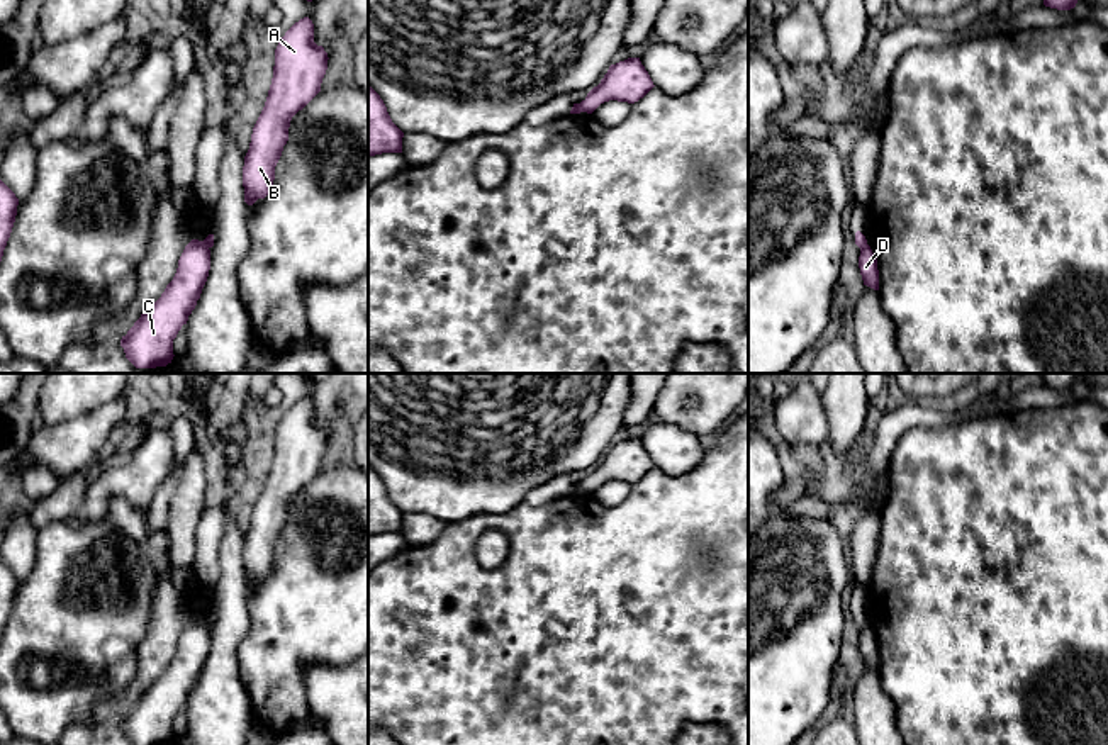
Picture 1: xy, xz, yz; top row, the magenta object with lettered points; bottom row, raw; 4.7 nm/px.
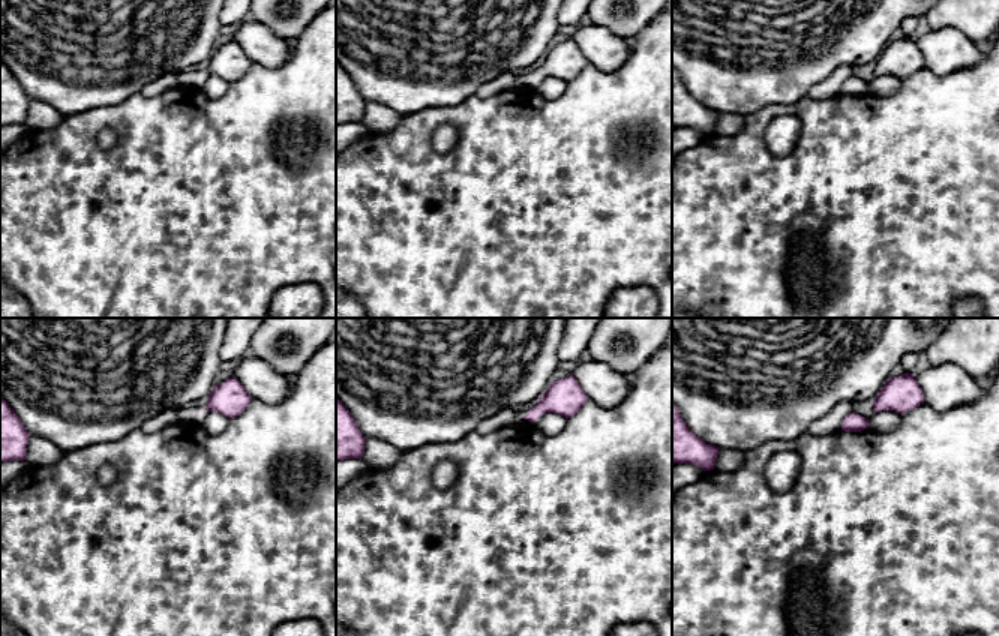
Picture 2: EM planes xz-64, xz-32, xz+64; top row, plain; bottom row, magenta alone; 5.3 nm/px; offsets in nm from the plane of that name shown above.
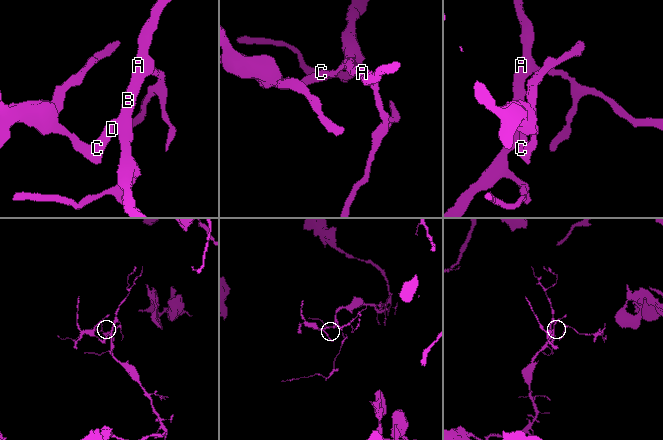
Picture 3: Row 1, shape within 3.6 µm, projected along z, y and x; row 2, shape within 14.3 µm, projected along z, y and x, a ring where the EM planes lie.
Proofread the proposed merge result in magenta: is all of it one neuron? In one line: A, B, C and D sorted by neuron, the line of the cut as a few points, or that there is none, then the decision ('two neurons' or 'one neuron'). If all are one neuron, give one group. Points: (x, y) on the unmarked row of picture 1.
A B / C D; cut in xy along (202, 621), (209, 627); two neurons

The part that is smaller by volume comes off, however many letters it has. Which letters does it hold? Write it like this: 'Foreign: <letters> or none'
Foreign: C, D

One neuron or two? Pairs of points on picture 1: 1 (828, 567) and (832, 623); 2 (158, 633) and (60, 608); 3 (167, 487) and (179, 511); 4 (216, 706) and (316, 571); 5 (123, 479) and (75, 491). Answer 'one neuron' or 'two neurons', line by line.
1: one neuron
2: two neurons
3: two neurons
4: two neurons
5: two neurons

